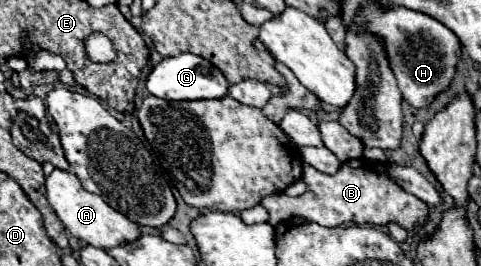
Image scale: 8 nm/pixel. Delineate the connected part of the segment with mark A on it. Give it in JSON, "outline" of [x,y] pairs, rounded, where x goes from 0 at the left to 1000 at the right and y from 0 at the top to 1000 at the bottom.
{"outline":[[[110,635],[110,650],[98,658],[98,673],[94,673],[94,703],[98,703],[102,771],[110,778],[110,793],[119,801],[119,816],[135,846],[135,861],[152,891],[168,898],[181,921],[210,929],[210,936],[231,936],[231,929],[268,914],[268,906],[277,906],[293,883],[289,853],[277,831],[268,831],[260,808],[252,808],[247,793],[227,778],[206,733],[177,718],[168,703],[160,658],[143,650],[143,643],[131,643],[131,635]]]}

